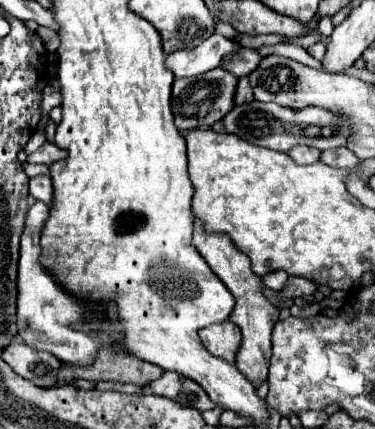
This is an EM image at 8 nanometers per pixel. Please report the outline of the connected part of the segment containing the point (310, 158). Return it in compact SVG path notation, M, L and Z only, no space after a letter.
M295 145L295 147L291 147L291 151L289 151L289 157L291 157L295 163L299 163L299 165L315 163L315 161L319 159L319 155L321 155L319 149L311 149L311 147L307 147L307 145Z

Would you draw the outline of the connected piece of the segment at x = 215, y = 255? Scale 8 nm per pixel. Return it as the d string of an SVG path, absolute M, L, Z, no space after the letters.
M195 221L193 245L203 255L203 259L209 263L213 273L225 283L225 287L235 297L235 309L231 311L229 321L233 321L243 333L243 343L241 343L241 349L237 353L235 367L243 375L247 375L247 379L253 383L255 389L259 389L261 383L267 379L269 359L271 359L271 333L273 333L273 327L279 319L279 309L265 299L265 295L261 291L261 279L251 271L249 257L243 255L241 251L237 251L227 235L215 235L215 233L209 235L203 231L201 223Z

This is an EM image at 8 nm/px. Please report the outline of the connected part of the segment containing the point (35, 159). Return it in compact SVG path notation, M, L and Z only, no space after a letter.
M45 143L39 151L35 151L35 153L31 153L31 155L27 157L27 163L51 165L51 163L55 163L55 161L59 161L59 159L65 159L65 157L67 157L67 151L59 149L55 143Z

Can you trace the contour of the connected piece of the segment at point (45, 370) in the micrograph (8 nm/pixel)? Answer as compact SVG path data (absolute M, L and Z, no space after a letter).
M15 337L3 349L1 357L11 365L17 375L37 383L39 387L53 387L53 383L57 381L61 361L47 351L37 351L29 347L19 337Z

